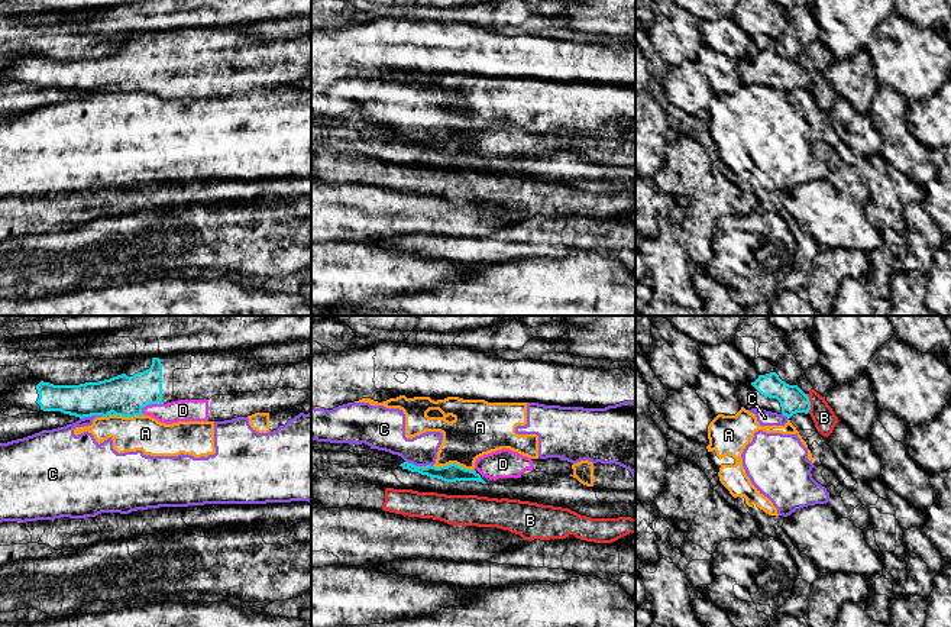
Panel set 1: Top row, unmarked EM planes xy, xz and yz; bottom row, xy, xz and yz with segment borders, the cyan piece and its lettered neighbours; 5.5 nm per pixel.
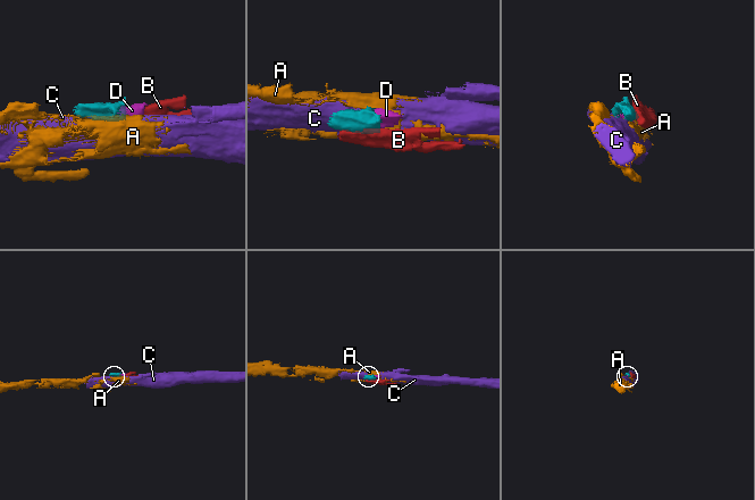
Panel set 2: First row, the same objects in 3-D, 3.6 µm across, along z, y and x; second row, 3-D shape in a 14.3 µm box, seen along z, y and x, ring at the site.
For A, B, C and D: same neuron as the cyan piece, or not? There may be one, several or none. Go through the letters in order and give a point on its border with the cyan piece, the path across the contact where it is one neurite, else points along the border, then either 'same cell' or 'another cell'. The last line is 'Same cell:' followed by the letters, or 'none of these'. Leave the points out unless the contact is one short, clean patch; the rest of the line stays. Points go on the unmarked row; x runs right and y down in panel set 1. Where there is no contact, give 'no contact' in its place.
A: contact xz (453, 139); border xz (433, 141), (458, 139), (474, 146); another cell
B: contact yz (809, 78); another cell
C: contact xy (91, 90); border xy (103, 91), (84, 91), (80, 94); another cell
D: contact xy (151, 78); same cell
Same cell: D

